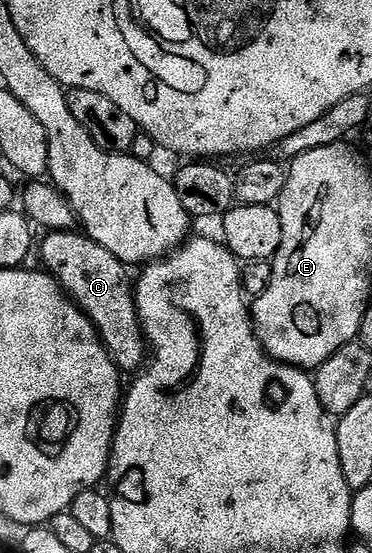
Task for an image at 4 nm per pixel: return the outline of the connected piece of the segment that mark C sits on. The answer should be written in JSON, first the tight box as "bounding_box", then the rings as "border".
{"bounding_box":[38,230,146,373],"border":[[[69,230],[49,231],[45,236],[38,244],[43,271],[56,278],[68,299],[87,316],[121,373],[135,373],[145,363],[146,341],[136,309],[134,284],[128,281],[129,269],[87,234]]]}

